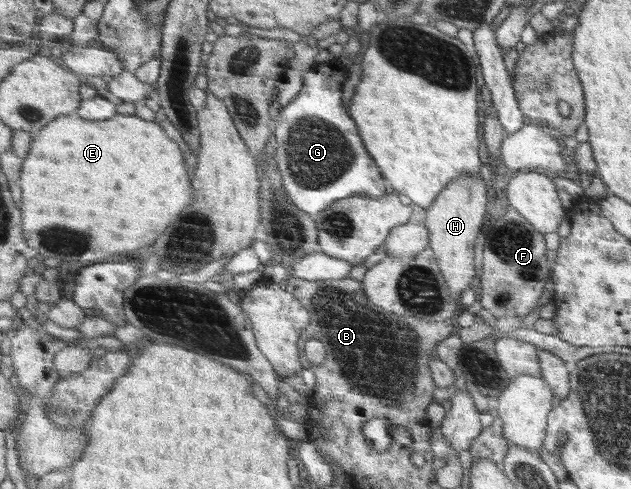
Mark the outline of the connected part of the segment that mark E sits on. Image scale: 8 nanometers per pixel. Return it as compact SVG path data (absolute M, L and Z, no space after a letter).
M78 115L62 116L49 123L40 133L35 136L30 153L25 159L24 173L22 173L22 189L24 189L24 201L22 201L22 211L24 211L24 231L30 247L38 250L40 258L54 257L64 263L83 263L84 267L95 263L110 261L112 257L118 257L122 253L134 253L136 249L152 245L160 233L178 219L178 213L192 203L194 193L190 191L190 181L184 171L184 159L180 153L180 147L176 142L170 141L162 127L150 120L142 119L134 115L118 115L110 120L92 121L83 119Z

